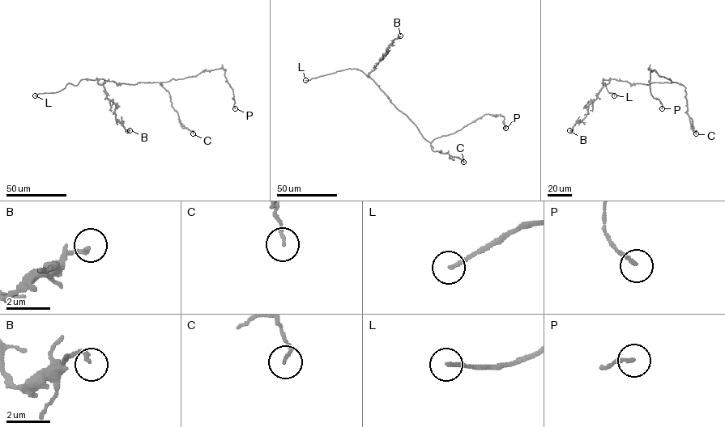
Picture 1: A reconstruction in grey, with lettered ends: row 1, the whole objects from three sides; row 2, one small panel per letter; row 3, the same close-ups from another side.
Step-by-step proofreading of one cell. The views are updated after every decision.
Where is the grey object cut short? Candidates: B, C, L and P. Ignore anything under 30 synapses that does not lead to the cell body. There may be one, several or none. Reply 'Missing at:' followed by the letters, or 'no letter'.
Missing at: L

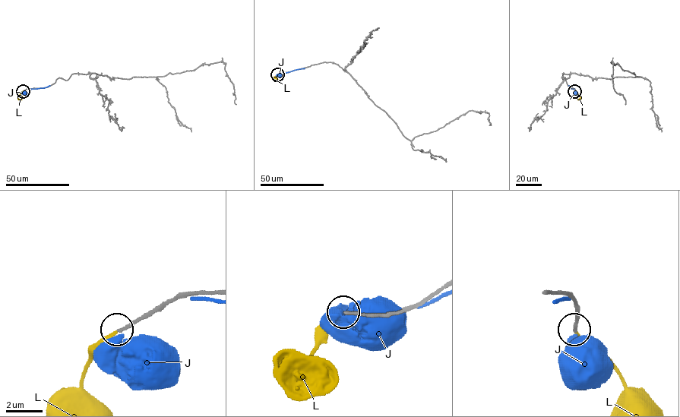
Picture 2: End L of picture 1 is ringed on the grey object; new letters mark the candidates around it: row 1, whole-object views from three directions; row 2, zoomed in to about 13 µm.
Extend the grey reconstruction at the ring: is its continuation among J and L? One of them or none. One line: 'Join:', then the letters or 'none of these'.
Join: L

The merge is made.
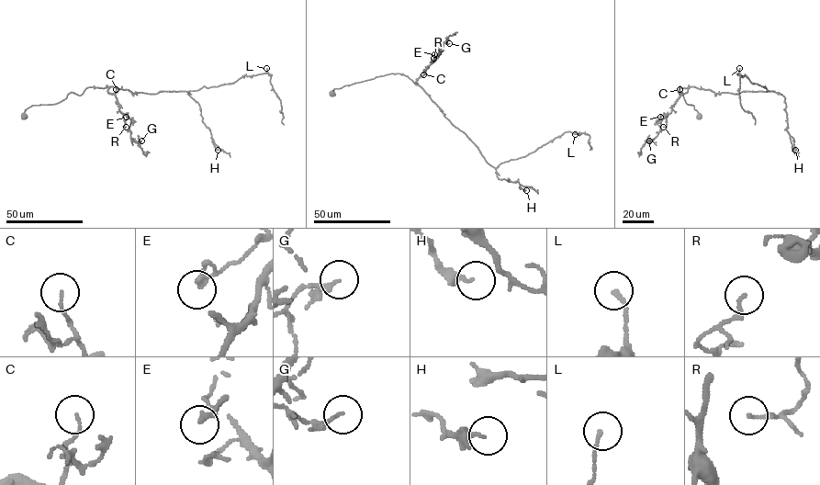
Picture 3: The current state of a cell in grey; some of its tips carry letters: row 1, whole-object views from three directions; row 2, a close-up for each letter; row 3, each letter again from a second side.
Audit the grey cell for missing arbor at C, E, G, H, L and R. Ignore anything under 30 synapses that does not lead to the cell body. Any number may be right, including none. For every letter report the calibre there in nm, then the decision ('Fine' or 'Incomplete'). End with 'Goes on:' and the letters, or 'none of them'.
C: Thickness 90 nm. Fine
E: Thickness 200 nm. Fine
G: Thickness 120 nm. Fine
H: Thickness 220 nm. Fine
L: Thickness 150 nm. Fine
R: Thickness 140 nm. Fine
Goes on: none of them

